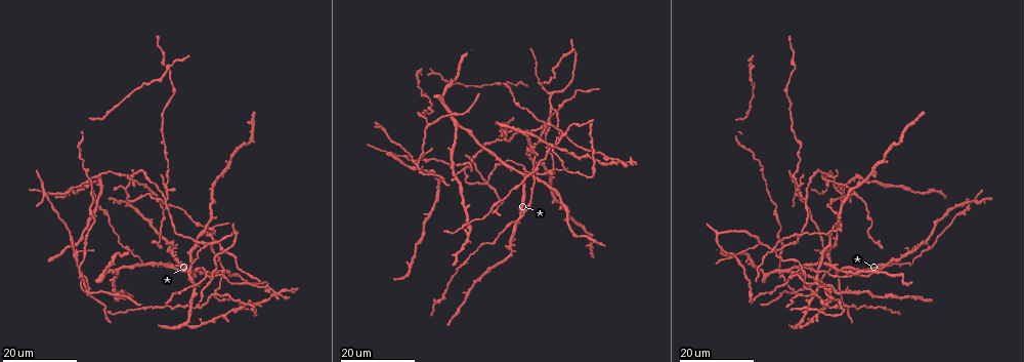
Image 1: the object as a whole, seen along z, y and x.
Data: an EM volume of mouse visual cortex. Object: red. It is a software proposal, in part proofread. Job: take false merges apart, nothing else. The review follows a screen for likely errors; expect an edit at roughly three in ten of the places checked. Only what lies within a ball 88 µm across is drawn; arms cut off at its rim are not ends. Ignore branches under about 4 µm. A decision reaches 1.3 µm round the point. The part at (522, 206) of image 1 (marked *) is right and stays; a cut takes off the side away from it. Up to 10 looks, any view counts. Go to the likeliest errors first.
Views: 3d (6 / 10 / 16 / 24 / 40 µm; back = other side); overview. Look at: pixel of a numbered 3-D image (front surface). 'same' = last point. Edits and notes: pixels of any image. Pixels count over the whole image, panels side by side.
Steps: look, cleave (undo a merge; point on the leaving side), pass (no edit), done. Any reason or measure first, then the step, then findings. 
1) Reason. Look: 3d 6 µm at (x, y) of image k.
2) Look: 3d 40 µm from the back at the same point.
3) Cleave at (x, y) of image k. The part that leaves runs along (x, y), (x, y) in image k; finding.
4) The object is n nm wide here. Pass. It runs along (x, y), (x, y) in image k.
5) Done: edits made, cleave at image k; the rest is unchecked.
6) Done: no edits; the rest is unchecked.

Side arm on a straight run. Look: 3d 24 µm at (493, 187) of image 1.

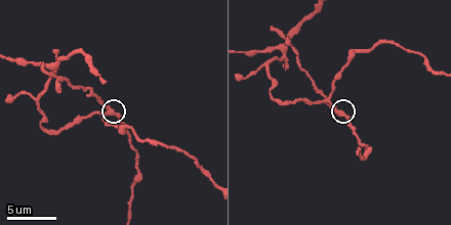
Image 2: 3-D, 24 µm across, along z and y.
Look: 3d 10 µm at (337, 113) of image 2.

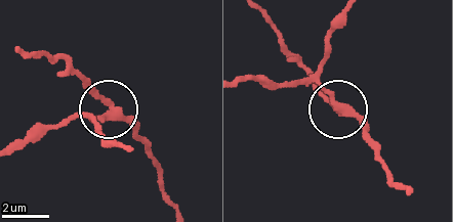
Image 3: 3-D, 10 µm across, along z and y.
Cleave at (89, 90) of image 3. The part that leaves runs along (338, 113), (268, 14) in image 3; a second neuron is stuck on.

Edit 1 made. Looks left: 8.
Four arms meet. Look: 3d 24 µm at (816, 292) of image 1.

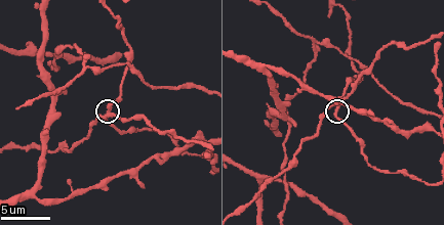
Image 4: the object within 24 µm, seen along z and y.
Look: 3d 10 µm at (336, 109) of image 4.

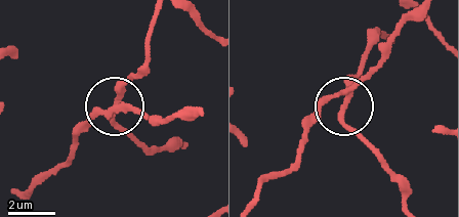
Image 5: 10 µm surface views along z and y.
Look: 3d 10 µm from the back at (342, 103) of image 5.

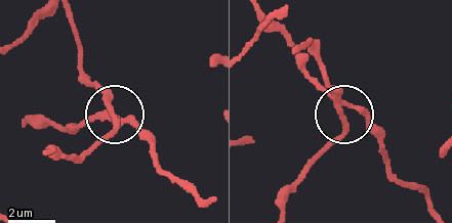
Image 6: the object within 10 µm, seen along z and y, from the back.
The side arm is 34 µm long. Pass. It runs along (68, 17), (81, 70), (115, 119), (93, 150) in image 6; all the same neuron.

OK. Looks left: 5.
A fork. Look: 3d 24 µm at (805, 199) of image 1.

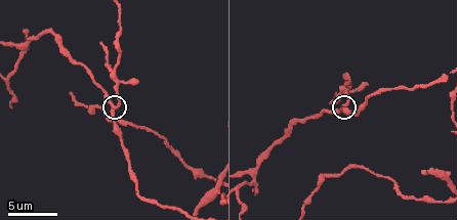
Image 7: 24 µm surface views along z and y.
Zoom in. Look: 3d 6 µm at (113, 107) of image 7.

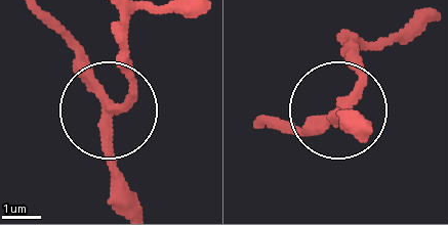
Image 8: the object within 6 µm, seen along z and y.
3 arms meet here. Pass. Continuous, no second neuron.

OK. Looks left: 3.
Three-way junction. Look: 3d 6 µm at (19, 53) of image 7.

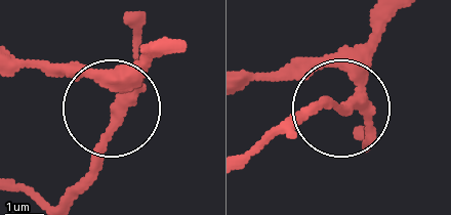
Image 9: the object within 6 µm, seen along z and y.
Pass. It runs along (73, 201), (137, 47) in image 9; one neuron here.

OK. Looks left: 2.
Three-way junction. Look: 3d 16 µm at (551, 91) of image 1.

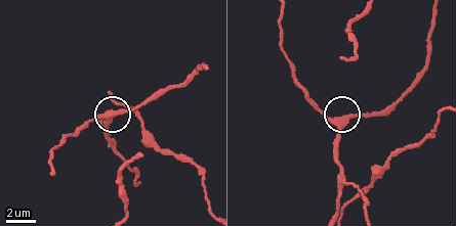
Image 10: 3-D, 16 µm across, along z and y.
Look: 3d 10 µm at (108, 115) of image 10.

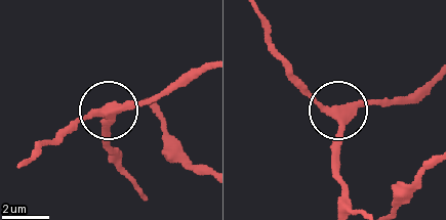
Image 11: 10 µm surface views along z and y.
3 arms meet here. Pass. One neuron here.

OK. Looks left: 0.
Done: edits made, cleave at image 3; the rest is unchecked.

